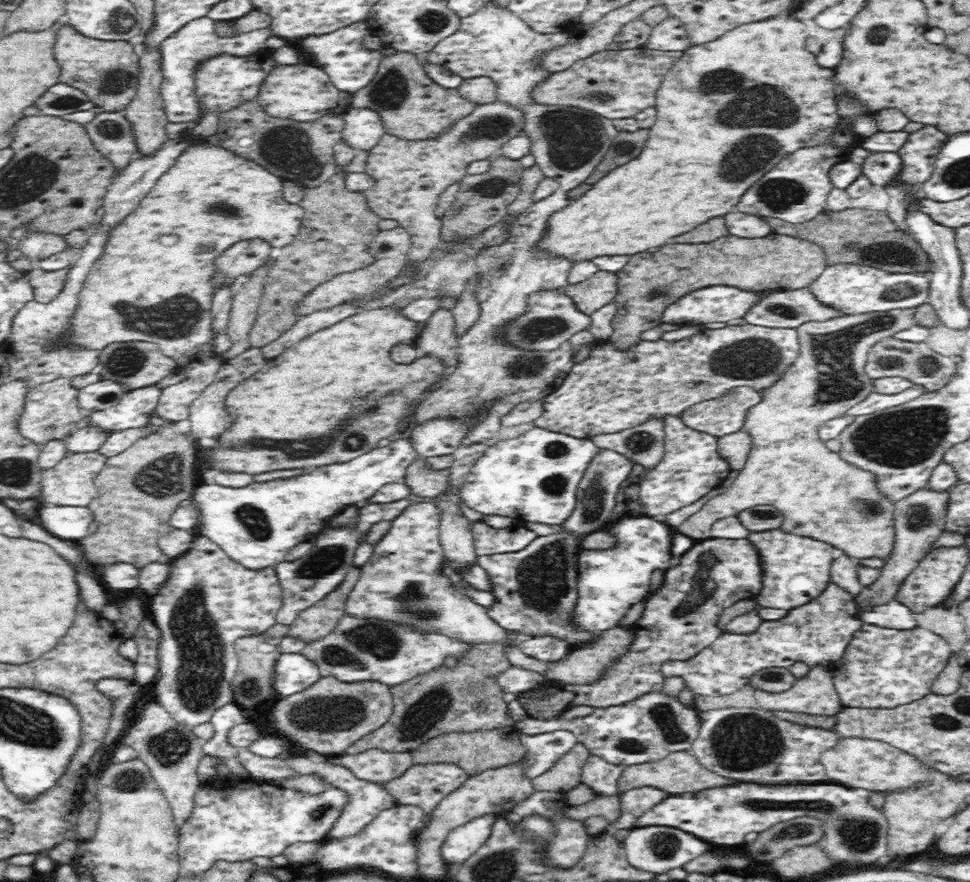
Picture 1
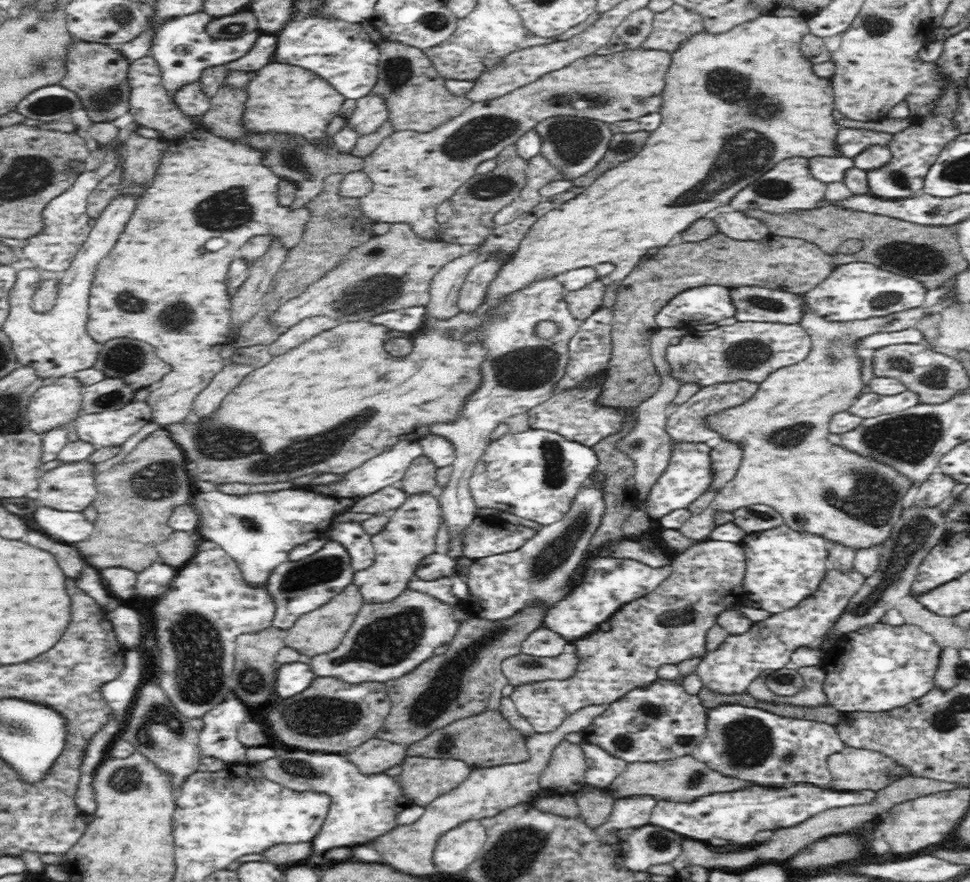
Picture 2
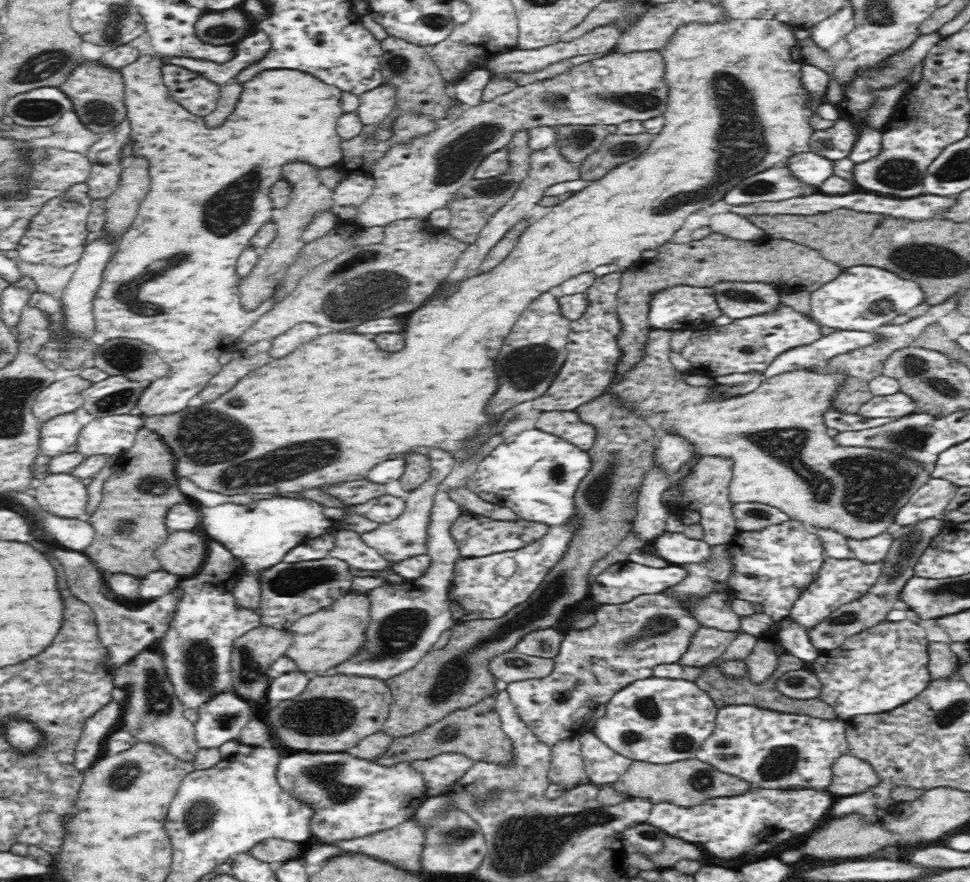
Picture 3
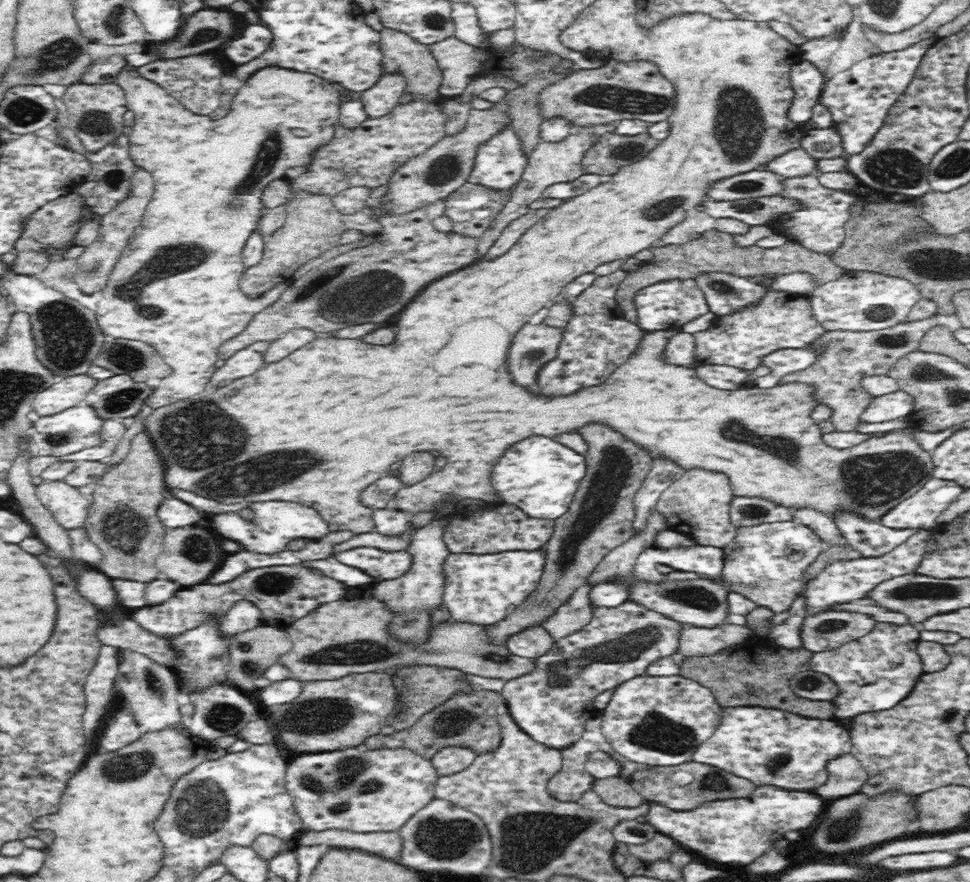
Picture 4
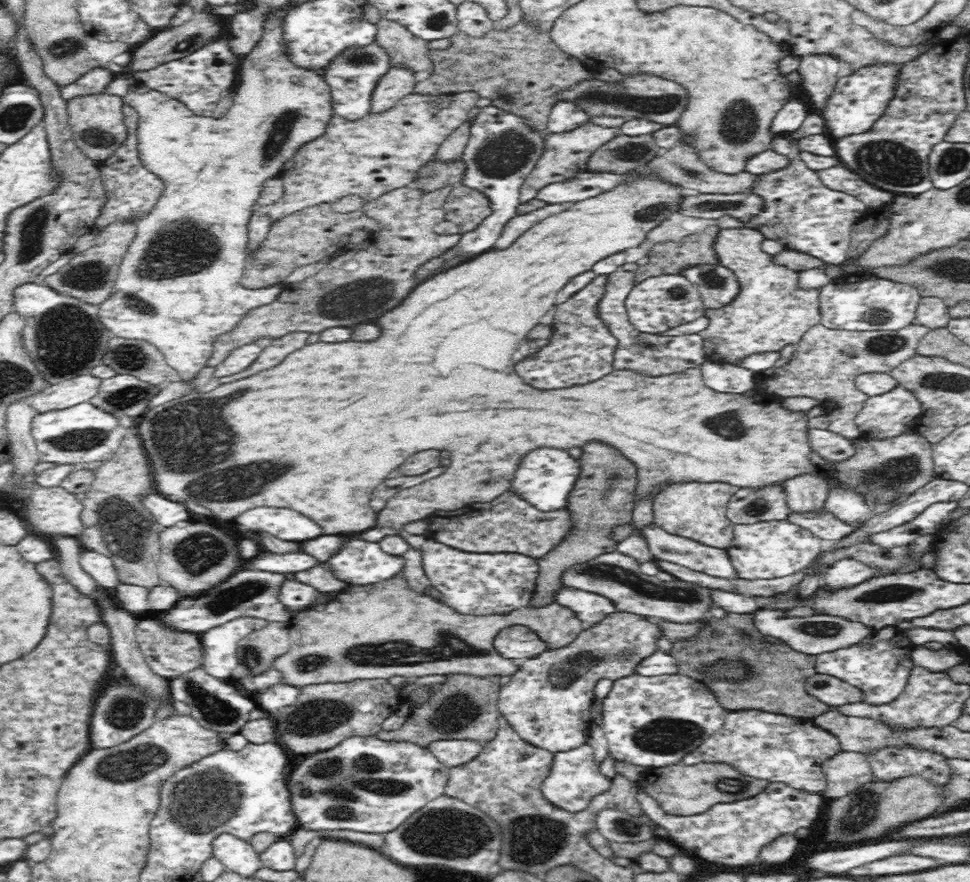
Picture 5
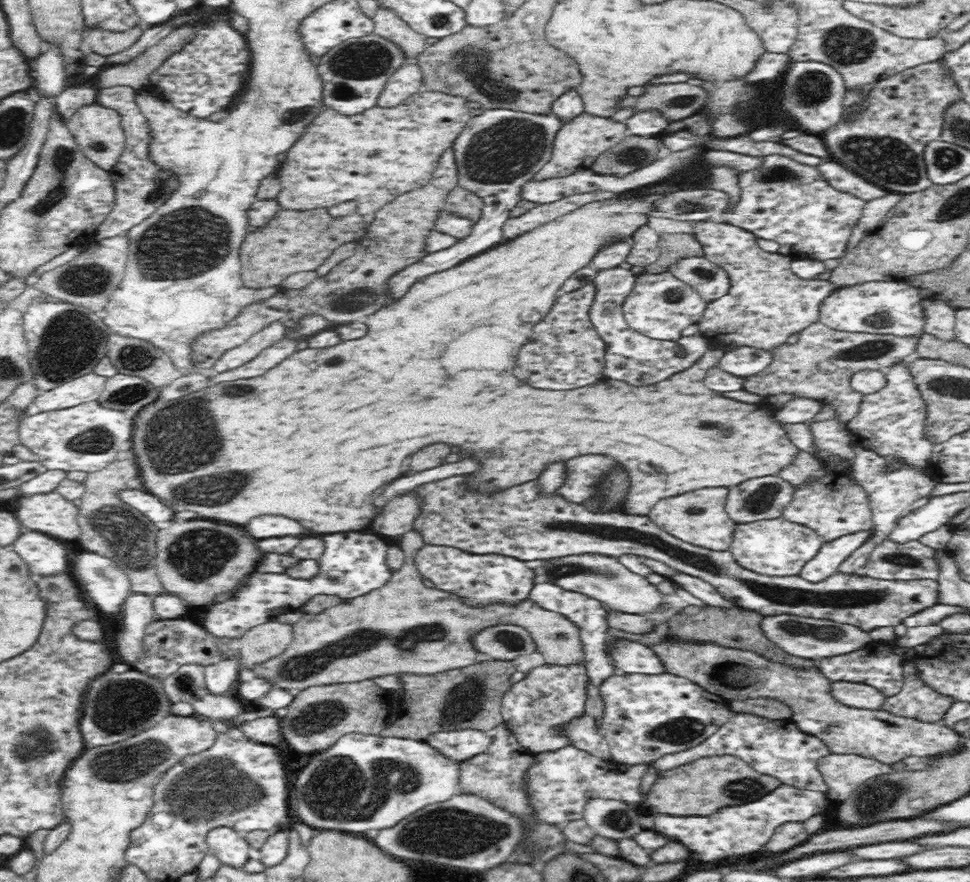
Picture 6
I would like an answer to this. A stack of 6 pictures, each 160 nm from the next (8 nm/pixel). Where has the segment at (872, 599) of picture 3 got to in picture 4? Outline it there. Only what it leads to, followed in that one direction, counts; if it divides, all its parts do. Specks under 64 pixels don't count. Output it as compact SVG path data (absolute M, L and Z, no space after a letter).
M828 610L808 614L799 626L801 646L813 653L834 650L872 632L876 623L869 614L860 612Z

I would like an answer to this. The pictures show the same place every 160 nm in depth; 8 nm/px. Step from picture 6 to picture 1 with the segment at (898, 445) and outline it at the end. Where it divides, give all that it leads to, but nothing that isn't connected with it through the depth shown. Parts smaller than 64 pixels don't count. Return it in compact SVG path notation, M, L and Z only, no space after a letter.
M912 385L908 390L898 394L880 394L874 390L860 403L855 404L847 410L849 416L862 416L872 414L874 411L880 411L888 408L894 408L906 404L918 396L922 396L926 389L920 385Z

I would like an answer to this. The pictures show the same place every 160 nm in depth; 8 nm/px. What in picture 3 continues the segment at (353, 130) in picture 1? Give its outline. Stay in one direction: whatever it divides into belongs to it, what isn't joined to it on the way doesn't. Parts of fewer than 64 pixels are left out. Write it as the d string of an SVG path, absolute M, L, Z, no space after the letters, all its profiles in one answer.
M383 81L380 86L360 94L358 116L365 125L383 121L397 105L396 87Z

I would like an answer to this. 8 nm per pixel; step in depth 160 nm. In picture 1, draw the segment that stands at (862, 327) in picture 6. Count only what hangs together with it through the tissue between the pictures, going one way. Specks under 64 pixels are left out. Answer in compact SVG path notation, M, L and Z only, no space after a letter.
M835 263L828 265L809 286L809 291L822 306L842 315L885 313L915 309L928 303L929 280L924 274L891 273L870 265Z

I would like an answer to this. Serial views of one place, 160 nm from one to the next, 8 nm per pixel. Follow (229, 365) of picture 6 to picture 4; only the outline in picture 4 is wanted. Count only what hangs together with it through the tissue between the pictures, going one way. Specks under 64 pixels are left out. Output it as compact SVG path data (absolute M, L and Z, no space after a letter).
M262 341L238 350L225 360L222 367L216 368L210 382L214 386L218 386L226 380L236 381L236 378L244 378L244 376L254 374L256 370L260 370L264 366L263 356L268 347L269 343Z

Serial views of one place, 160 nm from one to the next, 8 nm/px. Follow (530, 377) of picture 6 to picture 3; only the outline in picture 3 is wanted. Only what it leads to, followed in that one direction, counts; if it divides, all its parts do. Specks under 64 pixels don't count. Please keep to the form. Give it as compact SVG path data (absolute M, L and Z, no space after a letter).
M613 272L595 278L586 290L588 304L580 318L571 321L567 340L567 357L557 370L551 385L542 396L531 401L538 412L575 411L603 394L603 390L616 378L616 368L622 358L619 336L624 327L617 313L617 292L621 285L622 273Z

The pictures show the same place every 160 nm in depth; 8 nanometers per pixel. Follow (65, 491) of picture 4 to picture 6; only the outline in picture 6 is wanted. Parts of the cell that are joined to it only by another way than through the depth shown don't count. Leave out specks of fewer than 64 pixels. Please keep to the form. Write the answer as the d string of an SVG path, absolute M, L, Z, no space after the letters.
M55 490L46 494L36 494L30 498L18 496L12 504L18 508L16 518L26 530L40 530L55 539L78 540L80 533L77 516L79 508L62 498Z

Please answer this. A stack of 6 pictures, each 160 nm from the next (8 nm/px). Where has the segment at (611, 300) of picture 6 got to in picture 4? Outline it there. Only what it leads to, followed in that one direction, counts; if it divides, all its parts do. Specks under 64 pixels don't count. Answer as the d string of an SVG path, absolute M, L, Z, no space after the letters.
M676 332L661 350L661 359L672 366L694 366L696 360L695 335L686 332Z

